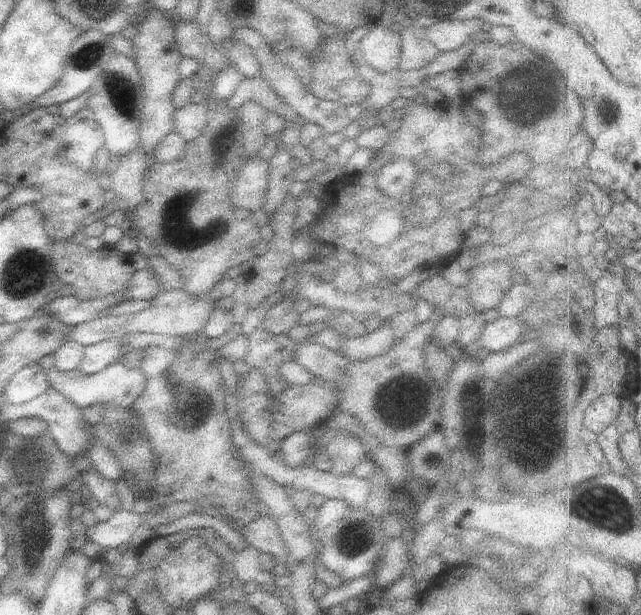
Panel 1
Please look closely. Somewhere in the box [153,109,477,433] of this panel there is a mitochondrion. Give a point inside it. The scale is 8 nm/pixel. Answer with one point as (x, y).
(181, 408)

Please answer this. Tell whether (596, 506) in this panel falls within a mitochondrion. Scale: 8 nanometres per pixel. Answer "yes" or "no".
yes

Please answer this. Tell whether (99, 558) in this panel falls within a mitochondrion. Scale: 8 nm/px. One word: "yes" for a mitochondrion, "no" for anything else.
no

